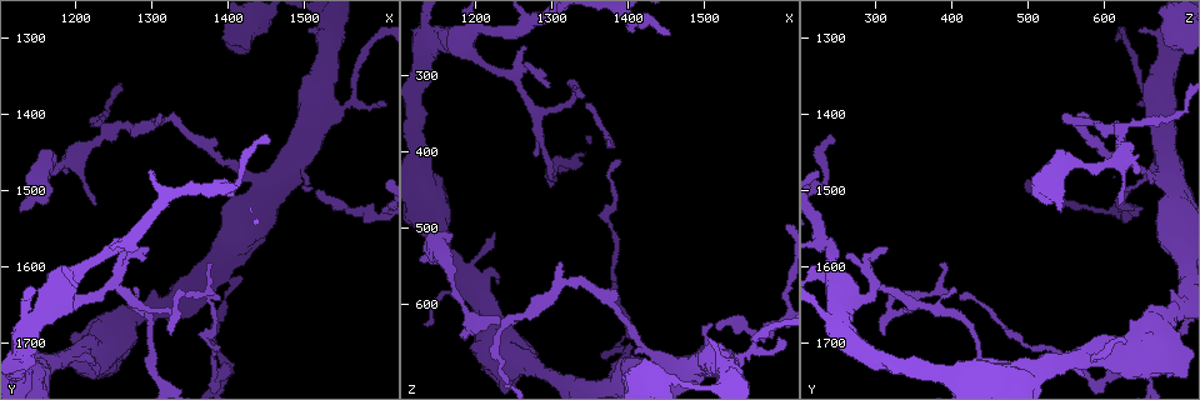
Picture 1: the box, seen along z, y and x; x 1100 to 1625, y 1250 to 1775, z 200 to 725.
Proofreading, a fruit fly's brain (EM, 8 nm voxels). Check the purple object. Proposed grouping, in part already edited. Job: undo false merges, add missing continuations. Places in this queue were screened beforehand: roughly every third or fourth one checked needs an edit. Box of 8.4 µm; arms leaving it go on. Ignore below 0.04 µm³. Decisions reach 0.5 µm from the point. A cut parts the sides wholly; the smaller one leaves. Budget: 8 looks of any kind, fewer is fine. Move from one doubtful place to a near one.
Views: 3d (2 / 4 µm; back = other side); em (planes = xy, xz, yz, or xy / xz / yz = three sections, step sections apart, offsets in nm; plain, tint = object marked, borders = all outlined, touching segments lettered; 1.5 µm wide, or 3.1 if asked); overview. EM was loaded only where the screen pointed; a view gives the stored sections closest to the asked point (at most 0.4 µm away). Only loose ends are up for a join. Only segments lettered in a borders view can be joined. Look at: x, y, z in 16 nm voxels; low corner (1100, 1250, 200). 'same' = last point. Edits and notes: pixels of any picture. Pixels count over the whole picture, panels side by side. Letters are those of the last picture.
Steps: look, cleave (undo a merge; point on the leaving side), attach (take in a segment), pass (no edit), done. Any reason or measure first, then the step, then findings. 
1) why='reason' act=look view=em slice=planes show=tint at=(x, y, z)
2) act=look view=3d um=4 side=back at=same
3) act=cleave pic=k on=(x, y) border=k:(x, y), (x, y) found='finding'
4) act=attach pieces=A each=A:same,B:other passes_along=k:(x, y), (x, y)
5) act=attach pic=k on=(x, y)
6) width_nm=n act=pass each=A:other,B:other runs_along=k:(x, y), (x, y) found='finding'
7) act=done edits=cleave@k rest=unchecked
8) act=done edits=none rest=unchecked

why='tapers out' act=look view=3d um=2 at=(1220, 1520, 620)

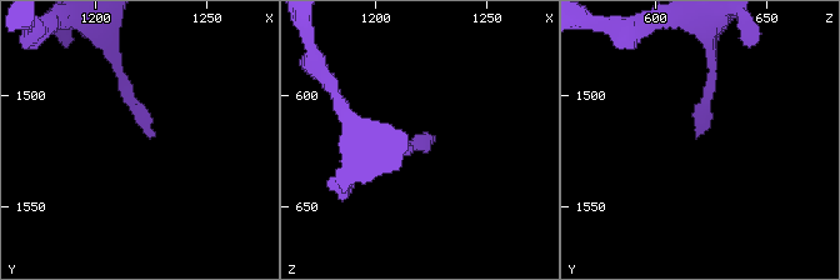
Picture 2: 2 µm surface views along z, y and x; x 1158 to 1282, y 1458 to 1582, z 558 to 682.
why='shape alone is not enough' act=look view=em slice=planes show=borders at=(1224, 1519, 618)

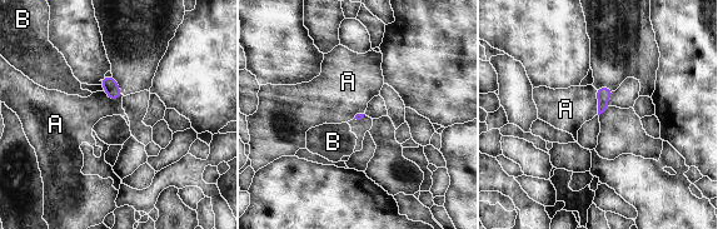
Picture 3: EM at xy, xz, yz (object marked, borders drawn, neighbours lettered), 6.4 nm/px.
act=pass each=A:other,B:other border=3:(594, 89), (598, 114) found='no lettered segment goes on from it'

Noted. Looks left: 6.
why='an open end' act=look view=em slice=planes show=tint at=(1315, 1400, 545)

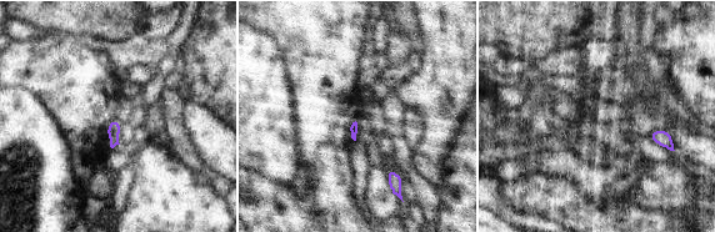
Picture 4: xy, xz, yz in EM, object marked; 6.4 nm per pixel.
why='see the neighbours' act=look view=em slice=planes show=borders at=same

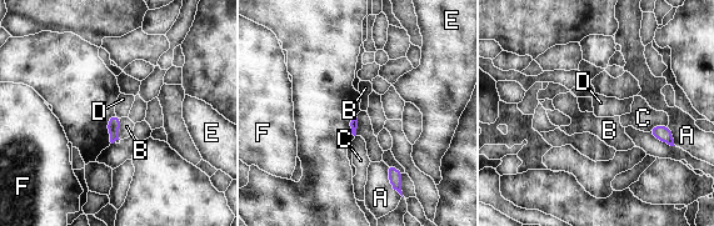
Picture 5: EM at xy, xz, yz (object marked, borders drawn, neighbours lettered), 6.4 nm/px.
act=pass each=A:other,B:other,C:other,D:other,E:other,F:other found='none of them fits'

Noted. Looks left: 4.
why='tapers out' act=look view=em slice=xy step=4 show=tint at=(1455, 1430, 245)

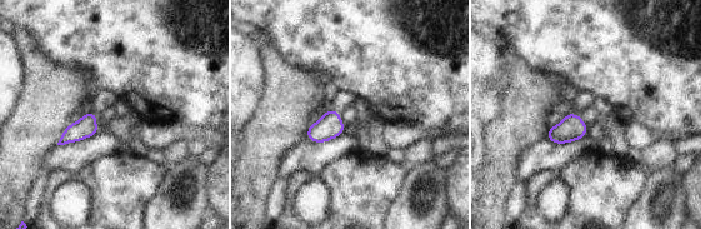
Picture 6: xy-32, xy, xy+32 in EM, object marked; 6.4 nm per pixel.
why='what lies round it' act=look view=em slice=xy step=4 show=borders at=same

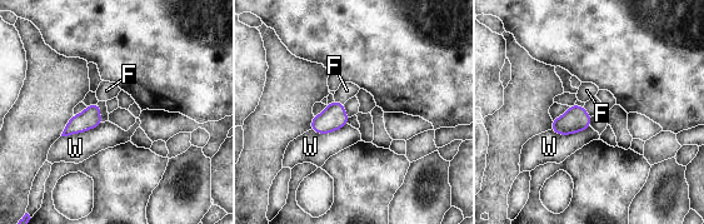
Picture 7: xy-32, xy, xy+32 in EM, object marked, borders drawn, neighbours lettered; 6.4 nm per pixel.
act=attach pic=7 on=(346, 90) each=F:same,W:other passes_along=7:(334, 117), (339, 103), (346, 90) found='it goes on there'

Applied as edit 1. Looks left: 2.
act=done edits=attach@7 rest=unchecked

